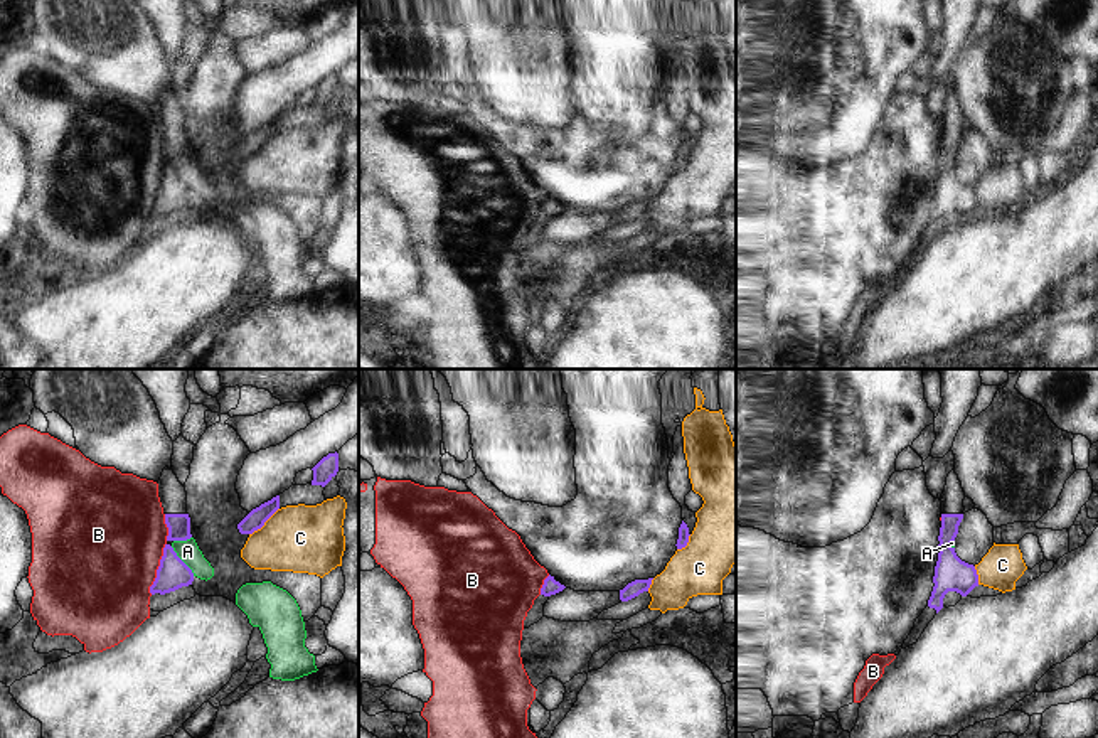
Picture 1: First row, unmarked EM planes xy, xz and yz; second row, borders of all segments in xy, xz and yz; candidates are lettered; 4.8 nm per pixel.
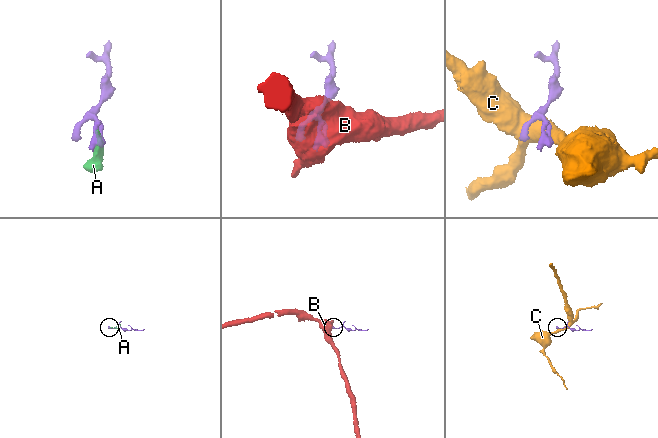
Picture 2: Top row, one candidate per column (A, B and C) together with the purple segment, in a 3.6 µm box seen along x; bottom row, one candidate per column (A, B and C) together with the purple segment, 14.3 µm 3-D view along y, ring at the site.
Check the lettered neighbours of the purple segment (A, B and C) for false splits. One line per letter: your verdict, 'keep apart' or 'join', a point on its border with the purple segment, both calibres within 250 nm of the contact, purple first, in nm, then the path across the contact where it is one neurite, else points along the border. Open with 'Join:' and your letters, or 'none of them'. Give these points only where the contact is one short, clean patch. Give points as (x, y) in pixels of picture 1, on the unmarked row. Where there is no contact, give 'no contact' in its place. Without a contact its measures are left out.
Join: none of them
A: keep apart | xy (182, 184) | 150/100 nm
B: keep apart | xy (159, 191) | 150/480 nm | along xy (165, 165), (150, 216)
C: keep apart | xy (265, 144) | 90/320 nm

